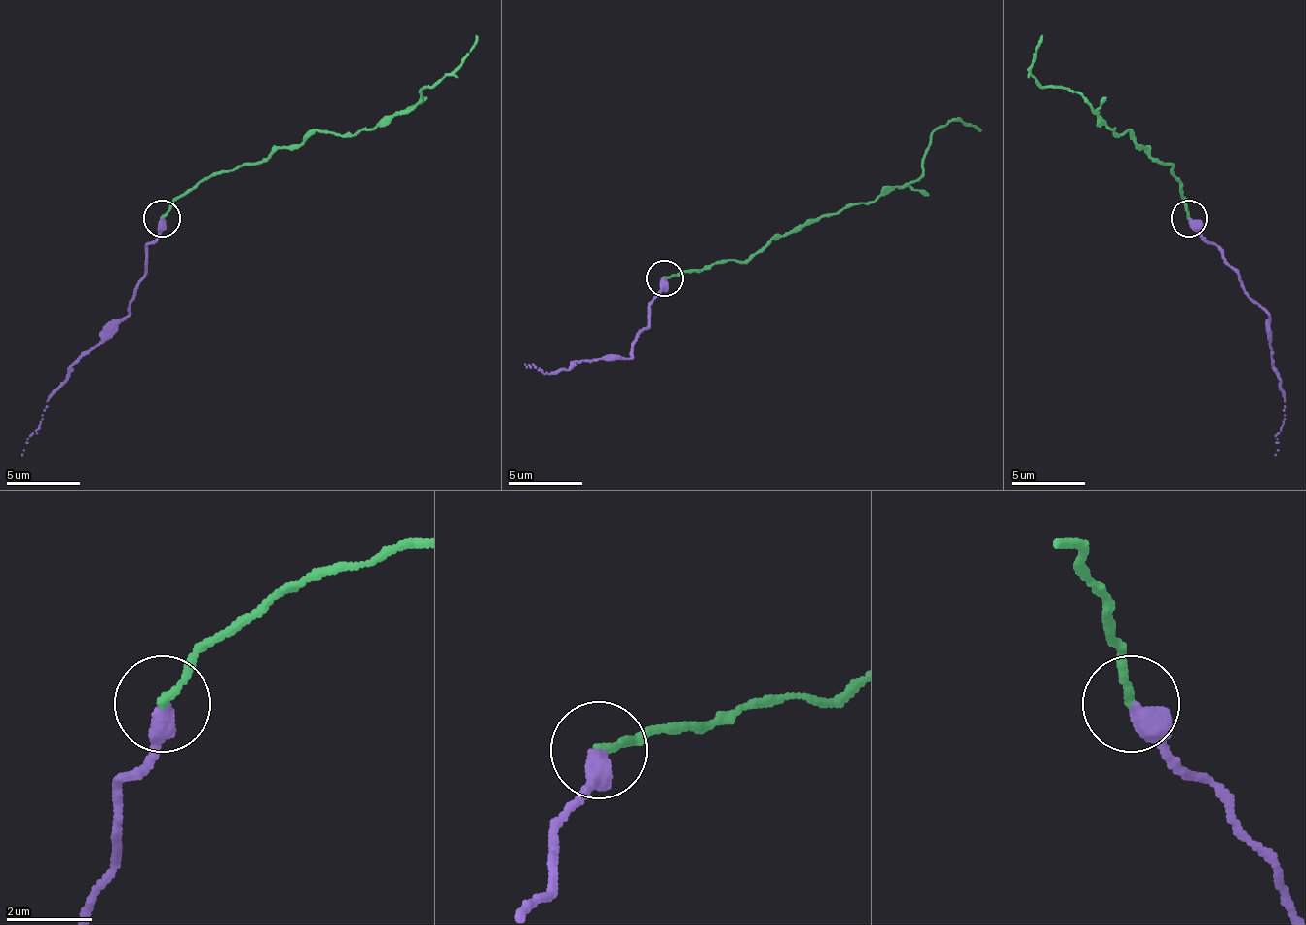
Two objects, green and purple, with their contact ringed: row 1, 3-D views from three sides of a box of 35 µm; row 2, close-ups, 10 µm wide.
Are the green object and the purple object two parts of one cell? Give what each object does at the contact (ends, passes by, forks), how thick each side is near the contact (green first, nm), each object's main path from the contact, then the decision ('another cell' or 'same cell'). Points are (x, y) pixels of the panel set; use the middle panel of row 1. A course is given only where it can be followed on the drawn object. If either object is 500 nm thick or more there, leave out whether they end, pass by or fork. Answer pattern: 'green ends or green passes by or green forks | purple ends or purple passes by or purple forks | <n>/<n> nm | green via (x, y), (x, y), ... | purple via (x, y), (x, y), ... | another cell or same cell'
green ends | purple ends | 180/480 nm | green via (663, 277), (740, 262), (821, 214), (910, 185), (931, 133), (953, 119), (980, 130) | purple via (663, 277), (663, 292), (649, 307), (649, 325), (630, 358), (593, 358), (549, 373), (524, 365) | another cell

